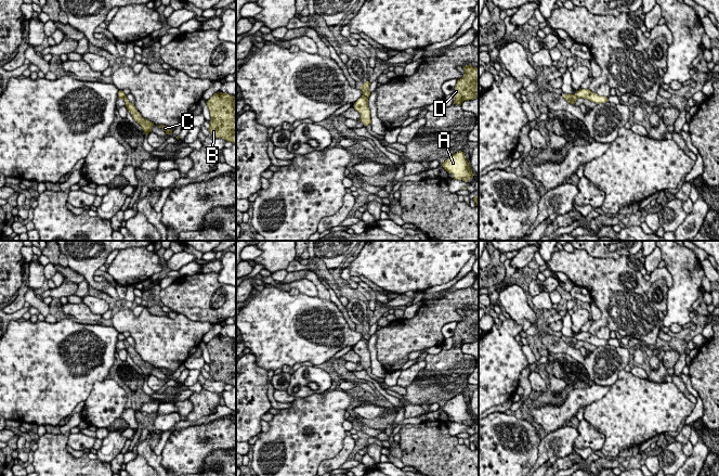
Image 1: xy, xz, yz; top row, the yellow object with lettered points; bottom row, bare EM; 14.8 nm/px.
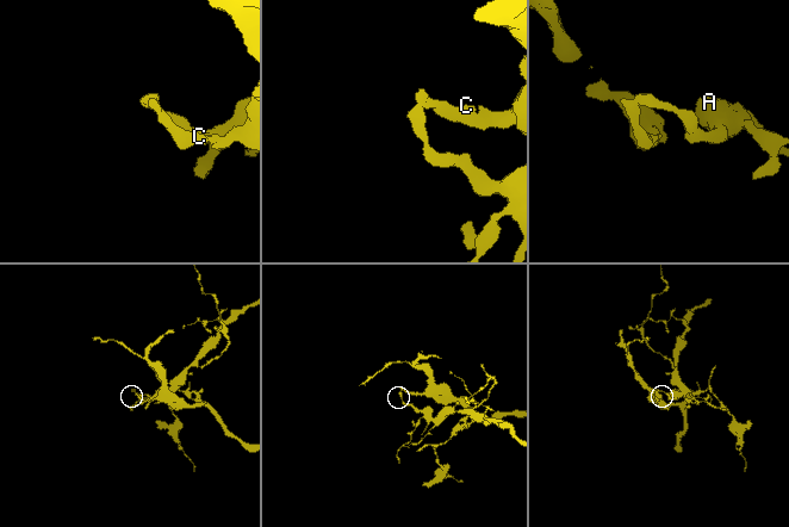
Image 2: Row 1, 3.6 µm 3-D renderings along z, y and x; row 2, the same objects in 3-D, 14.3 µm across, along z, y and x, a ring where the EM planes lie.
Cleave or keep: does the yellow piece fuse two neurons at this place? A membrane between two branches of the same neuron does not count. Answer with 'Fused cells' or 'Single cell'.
Single cell

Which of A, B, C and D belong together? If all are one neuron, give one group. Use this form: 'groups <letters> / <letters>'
groups A B C D

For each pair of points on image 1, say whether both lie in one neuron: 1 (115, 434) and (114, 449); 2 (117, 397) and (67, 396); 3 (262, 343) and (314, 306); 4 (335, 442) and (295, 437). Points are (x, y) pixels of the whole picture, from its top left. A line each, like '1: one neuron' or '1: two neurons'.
1: one neuron
2: two neurons
3: one neuron
4: one neuron

